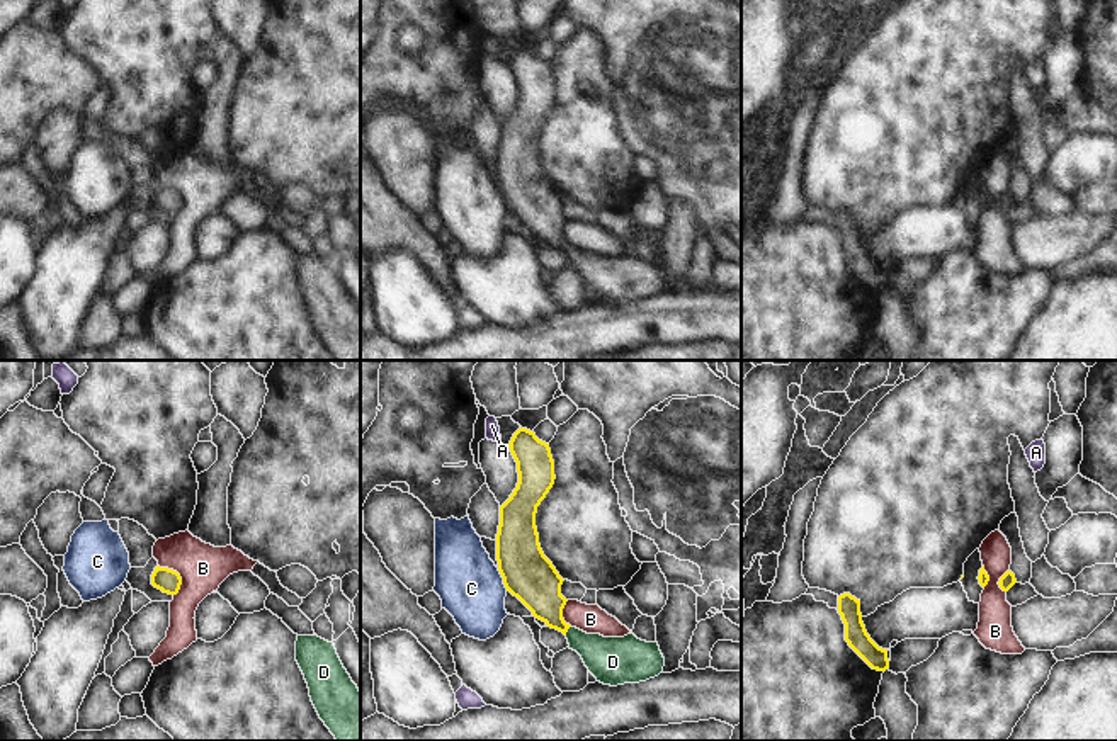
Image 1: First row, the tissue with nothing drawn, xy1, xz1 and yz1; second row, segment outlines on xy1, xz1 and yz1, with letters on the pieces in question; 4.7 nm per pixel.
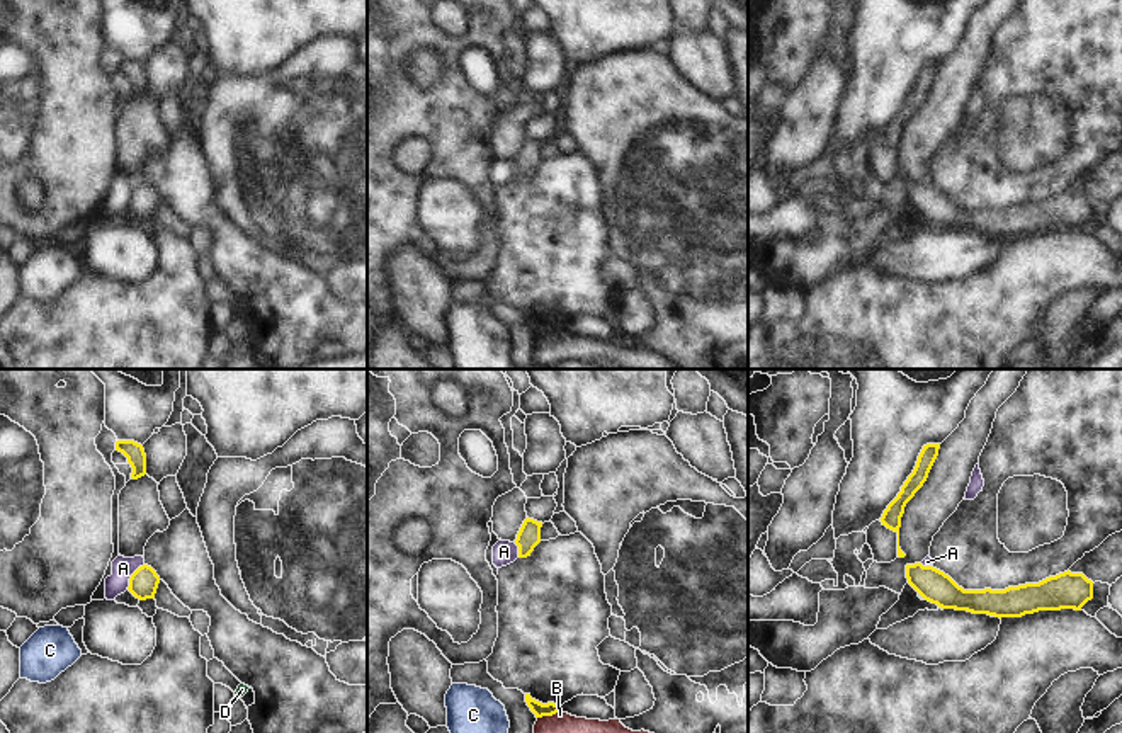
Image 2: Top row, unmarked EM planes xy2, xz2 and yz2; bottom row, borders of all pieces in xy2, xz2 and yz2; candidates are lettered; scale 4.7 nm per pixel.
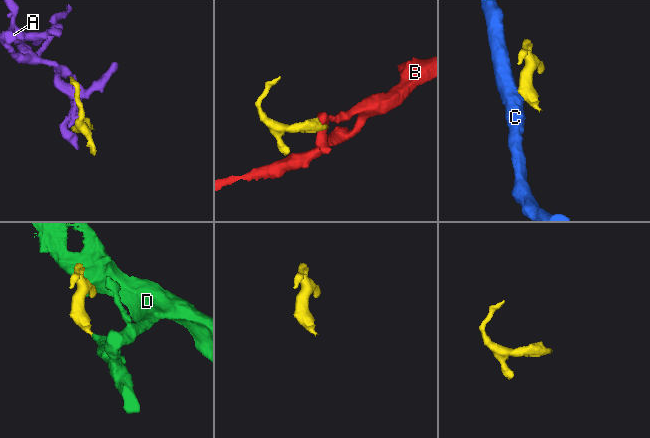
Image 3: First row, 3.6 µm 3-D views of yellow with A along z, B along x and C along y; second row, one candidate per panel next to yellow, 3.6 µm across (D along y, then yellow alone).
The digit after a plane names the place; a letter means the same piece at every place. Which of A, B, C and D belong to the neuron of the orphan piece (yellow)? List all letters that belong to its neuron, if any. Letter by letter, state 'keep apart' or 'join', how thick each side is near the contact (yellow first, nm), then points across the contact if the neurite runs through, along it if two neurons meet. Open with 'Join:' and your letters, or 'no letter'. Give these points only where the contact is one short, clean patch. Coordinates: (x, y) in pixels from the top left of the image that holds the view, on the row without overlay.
Join: D
A: keep apart; calibres 140 and 100 nm; border xy2 (143, 182), (131, 194), (126, 208)
B: keep apart; calibres 110 and 220 nm; border xy1 (158, 184), (179, 194), (181, 208), (175, 214)
C: keep apart; calibres 240 and 300 nm; border xz1 (497, 187), (507, 209)
D: join; calibres 220 and 220 nm; way xz1 (538, 206), (553, 237), (567, 250), (611, 279)

